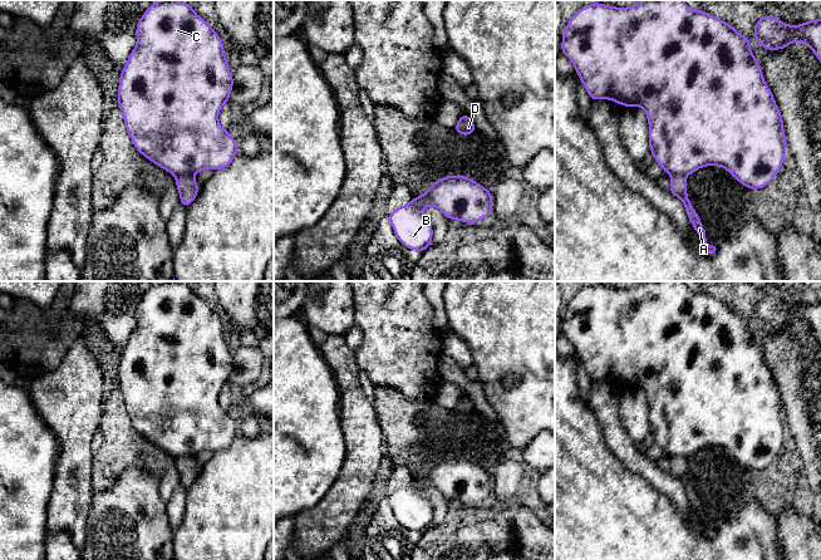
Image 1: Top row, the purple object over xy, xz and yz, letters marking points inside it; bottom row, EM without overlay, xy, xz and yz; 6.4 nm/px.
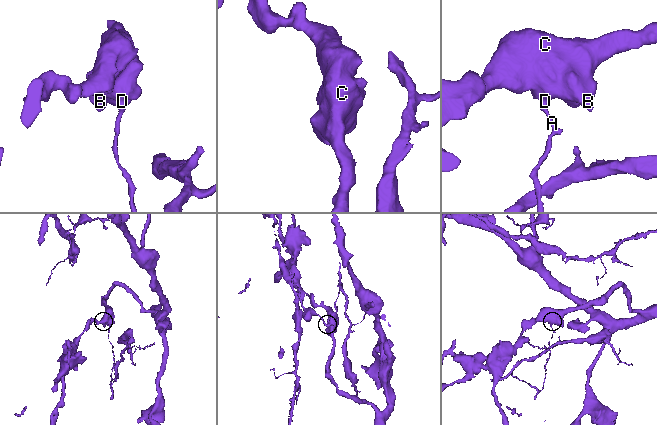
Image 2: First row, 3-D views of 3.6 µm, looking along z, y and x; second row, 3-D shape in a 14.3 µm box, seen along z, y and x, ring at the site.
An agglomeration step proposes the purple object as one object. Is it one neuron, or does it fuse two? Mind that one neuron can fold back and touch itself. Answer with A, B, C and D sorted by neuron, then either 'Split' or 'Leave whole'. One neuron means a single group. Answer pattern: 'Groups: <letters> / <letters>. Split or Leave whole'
Groups: A / B C D. Split

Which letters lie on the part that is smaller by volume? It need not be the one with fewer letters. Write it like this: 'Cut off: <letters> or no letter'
Cut off: A

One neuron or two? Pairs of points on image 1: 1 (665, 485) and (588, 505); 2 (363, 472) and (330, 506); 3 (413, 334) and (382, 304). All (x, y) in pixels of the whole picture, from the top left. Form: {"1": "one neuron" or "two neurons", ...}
{"1": "two neurons", "2": "one neuron", "3": "one neuron"}

